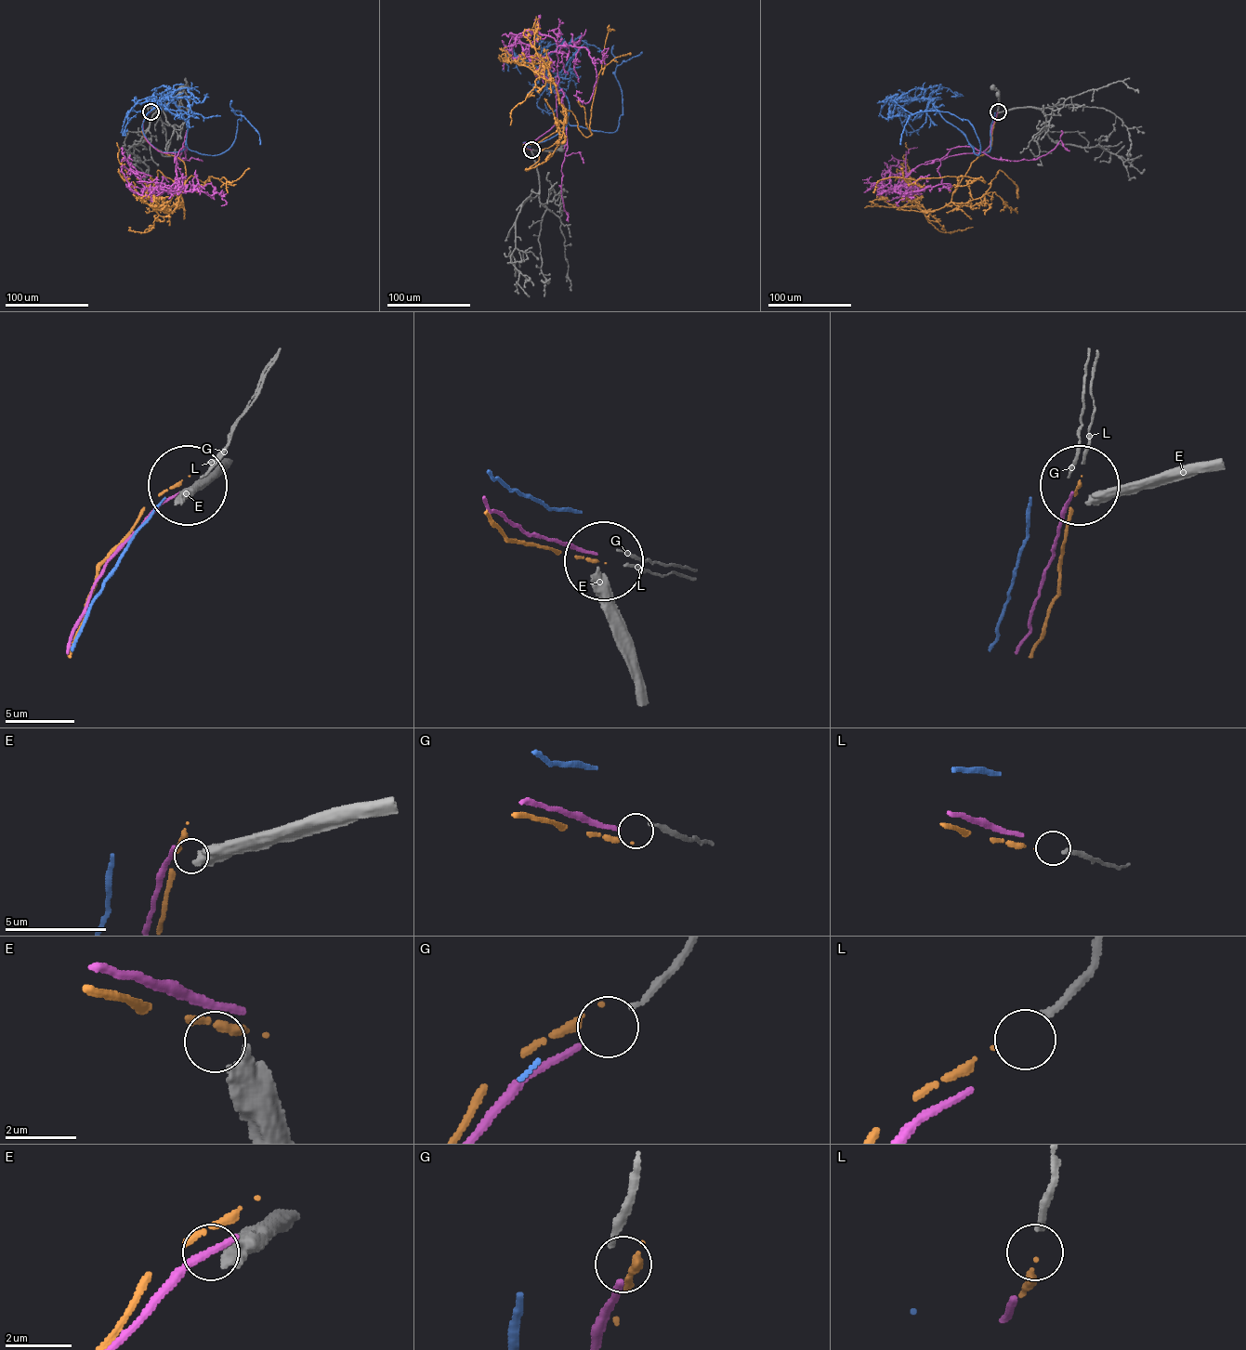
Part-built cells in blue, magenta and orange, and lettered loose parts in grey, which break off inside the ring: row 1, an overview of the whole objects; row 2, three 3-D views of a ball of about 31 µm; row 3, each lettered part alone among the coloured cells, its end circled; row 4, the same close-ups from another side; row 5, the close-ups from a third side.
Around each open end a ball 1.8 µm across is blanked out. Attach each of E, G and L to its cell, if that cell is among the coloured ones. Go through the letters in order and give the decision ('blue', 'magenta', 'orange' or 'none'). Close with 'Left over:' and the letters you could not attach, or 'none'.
E: none
G: magenta
L: orange
Left over: E

